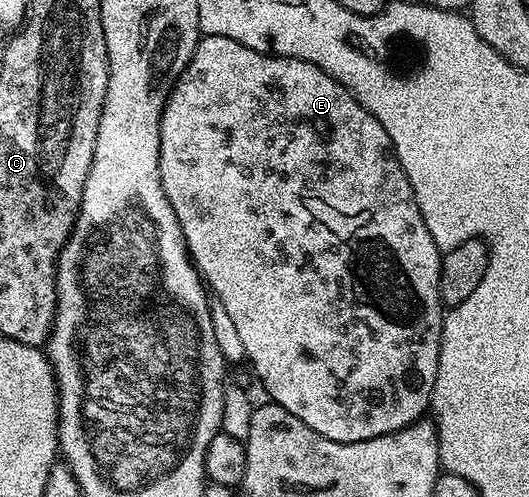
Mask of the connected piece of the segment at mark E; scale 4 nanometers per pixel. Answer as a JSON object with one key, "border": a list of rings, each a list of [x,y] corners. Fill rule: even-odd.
{"border":[[[204,36],[200,43],[196,45],[190,62],[184,67],[184,73],[173,83],[172,91],[168,94],[168,101],[164,107],[162,122],[160,123],[160,177],[162,178],[166,198],[180,223],[180,232],[184,235],[184,244],[188,248],[189,256],[192,257],[192,263],[196,265],[196,270],[200,273],[205,285],[210,289],[211,295],[220,300],[222,306],[226,306],[226,311],[230,314],[231,320],[234,321],[234,327],[237,328],[238,335],[240,335],[245,361],[249,365],[252,363],[252,368],[256,371],[261,386],[268,391],[267,399],[271,403],[290,410],[290,414],[294,414],[294,418],[302,418],[302,422],[306,422],[306,426],[310,426],[310,430],[314,430],[318,435],[343,444],[362,442],[370,438],[378,438],[387,432],[397,432],[408,424],[415,424],[429,411],[434,382],[438,378],[440,339],[442,338],[446,315],[446,305],[440,298],[440,261],[442,253],[440,247],[434,242],[434,238],[430,238],[430,230],[426,230],[426,222],[418,210],[414,190],[410,186],[398,158],[393,153],[392,143],[382,126],[382,122],[378,122],[378,118],[374,118],[374,114],[370,114],[364,109],[347,88],[343,88],[333,76],[326,74],[321,68],[305,60],[290,58],[289,56],[273,56],[258,50],[250,50],[250,46],[242,46],[242,42],[234,42],[234,38]]]}

